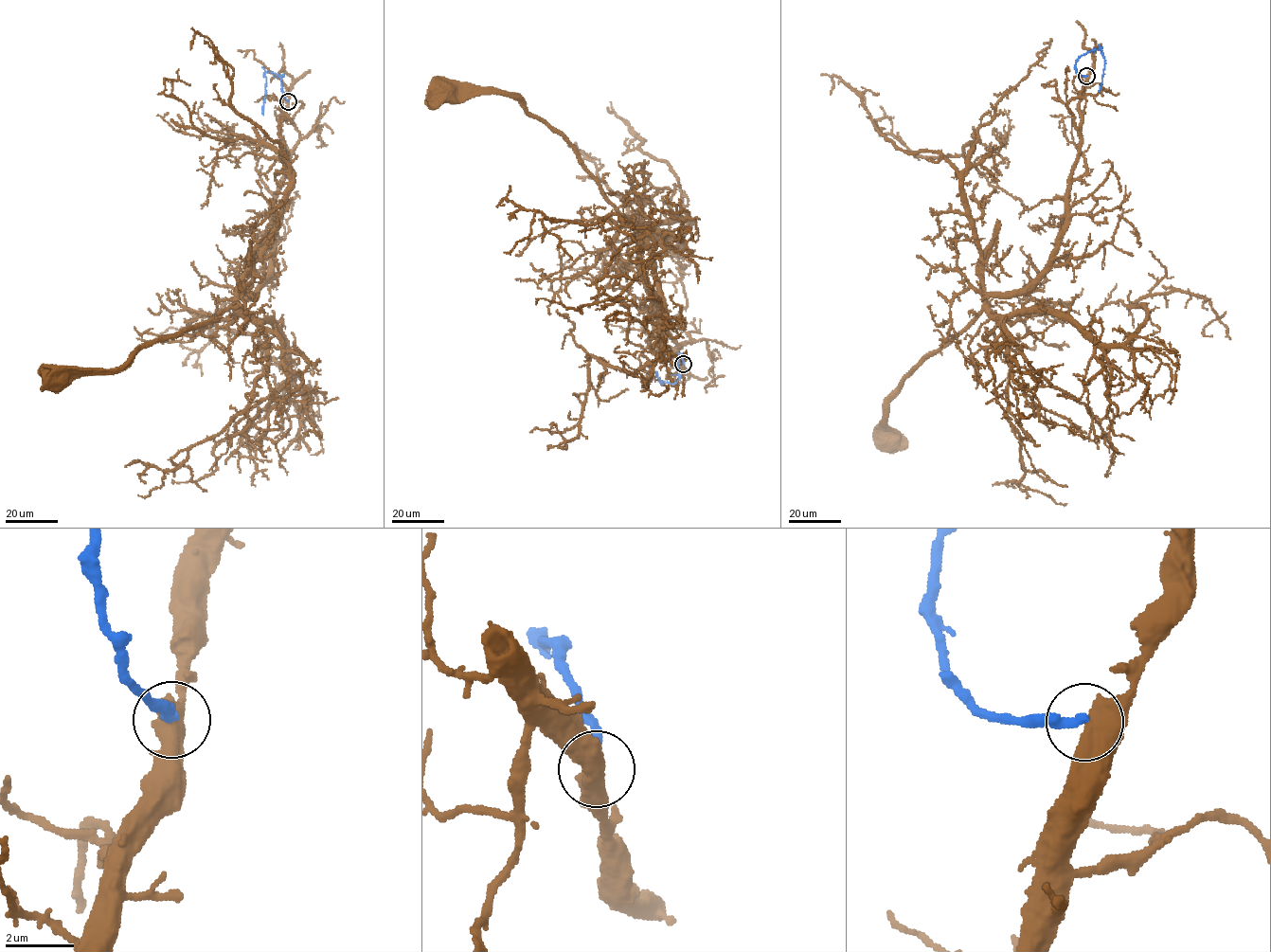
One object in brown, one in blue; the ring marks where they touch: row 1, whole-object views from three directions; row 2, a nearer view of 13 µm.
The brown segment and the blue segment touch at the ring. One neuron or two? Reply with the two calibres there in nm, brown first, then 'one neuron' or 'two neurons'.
750/260 nm | two neurons

